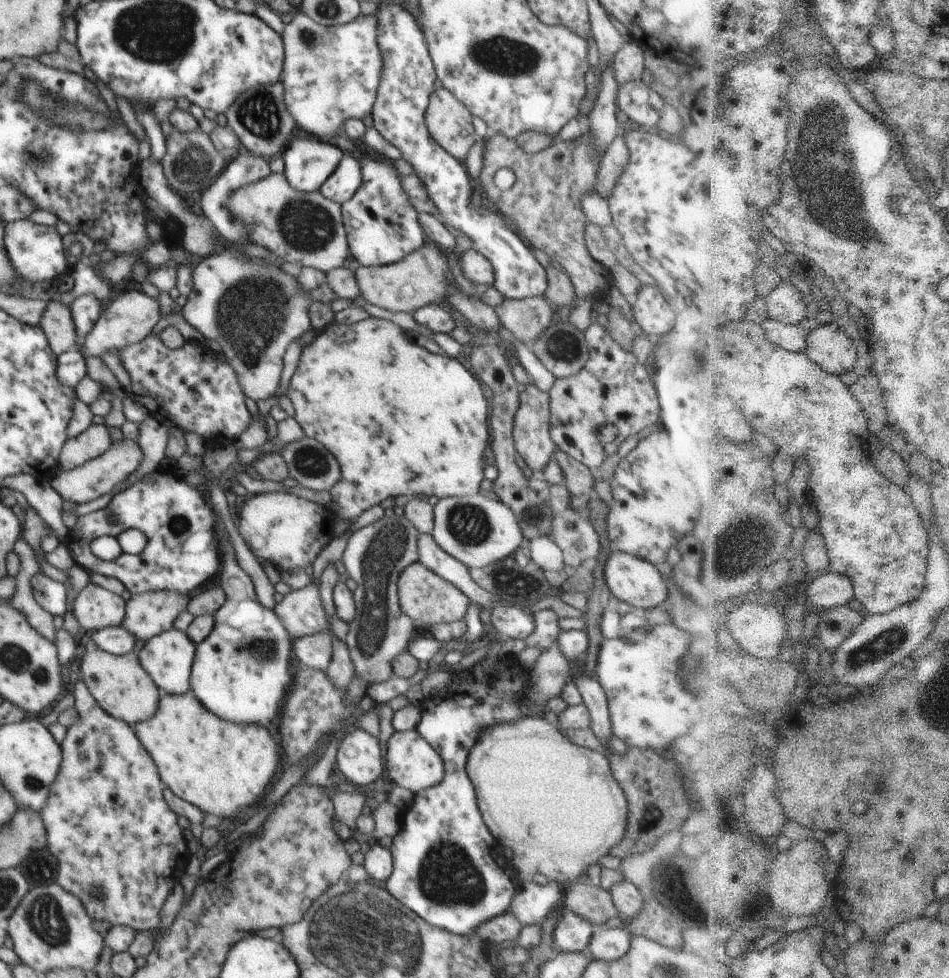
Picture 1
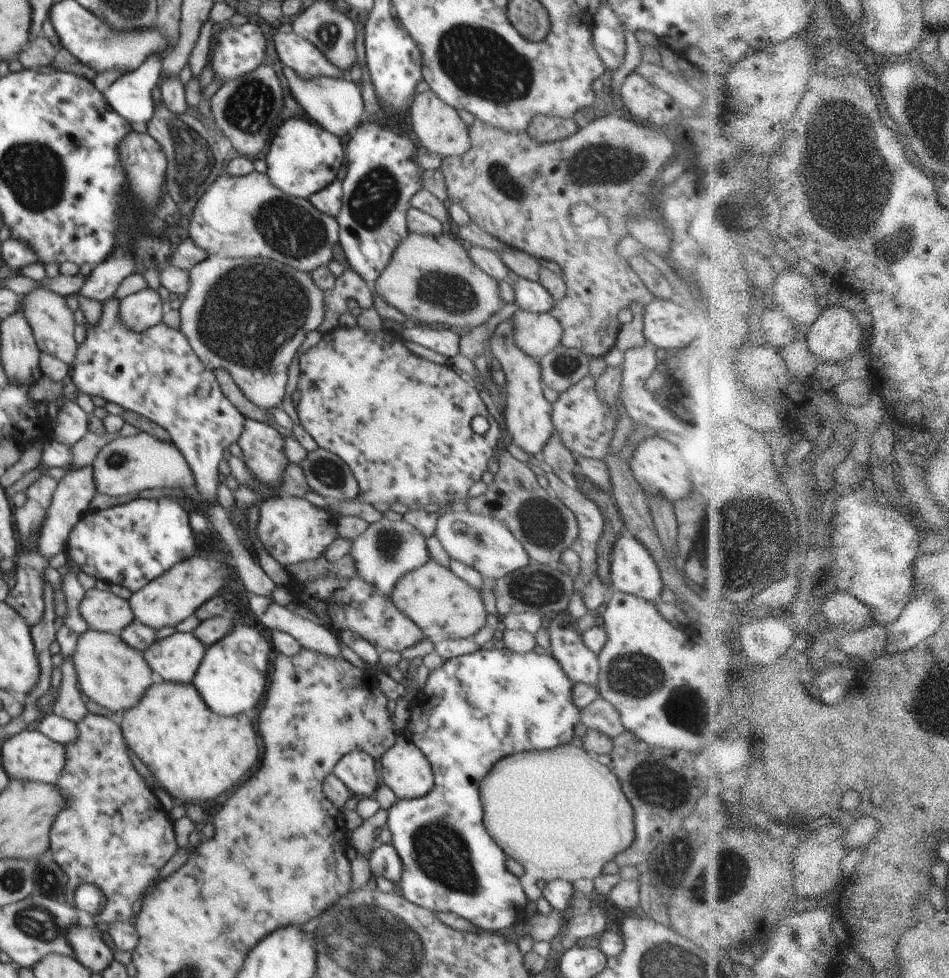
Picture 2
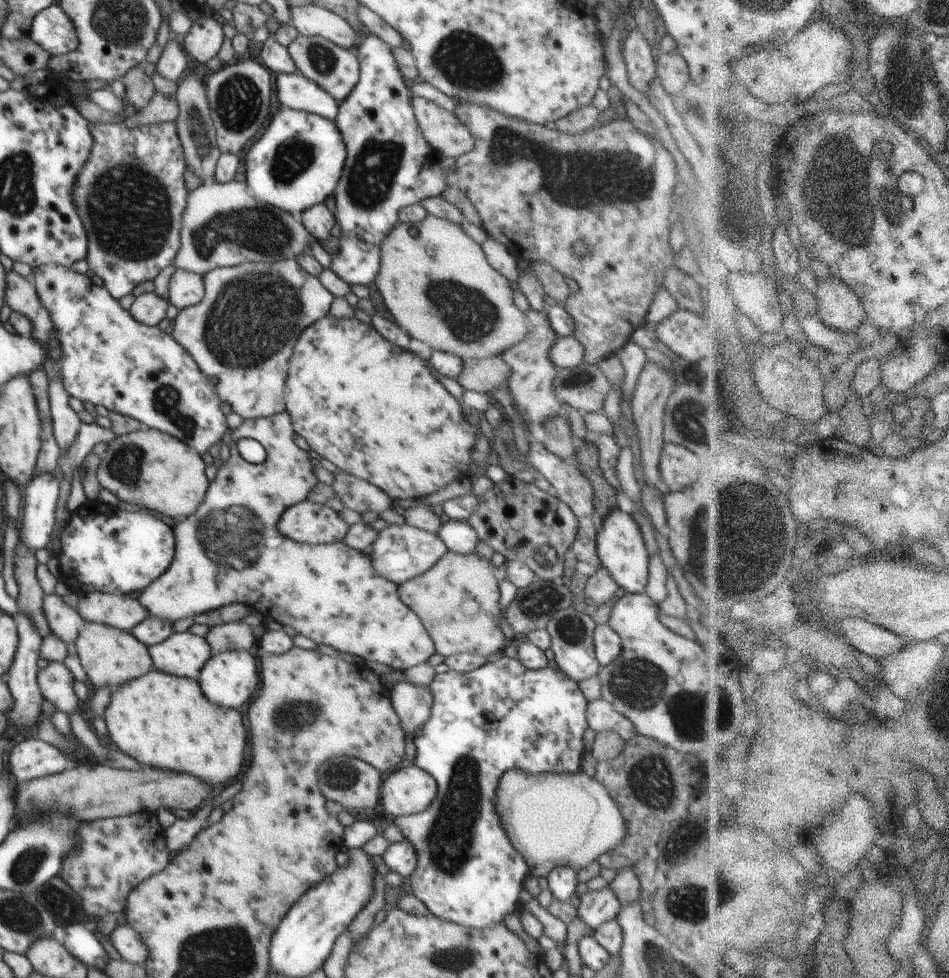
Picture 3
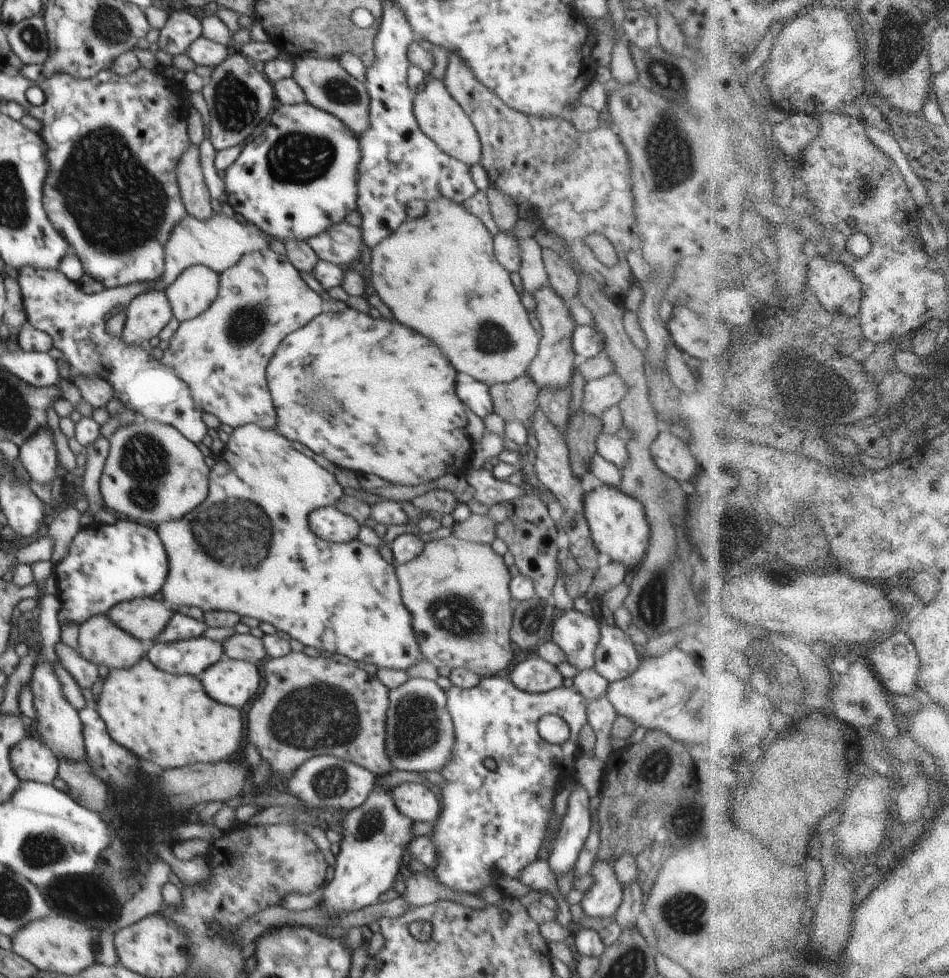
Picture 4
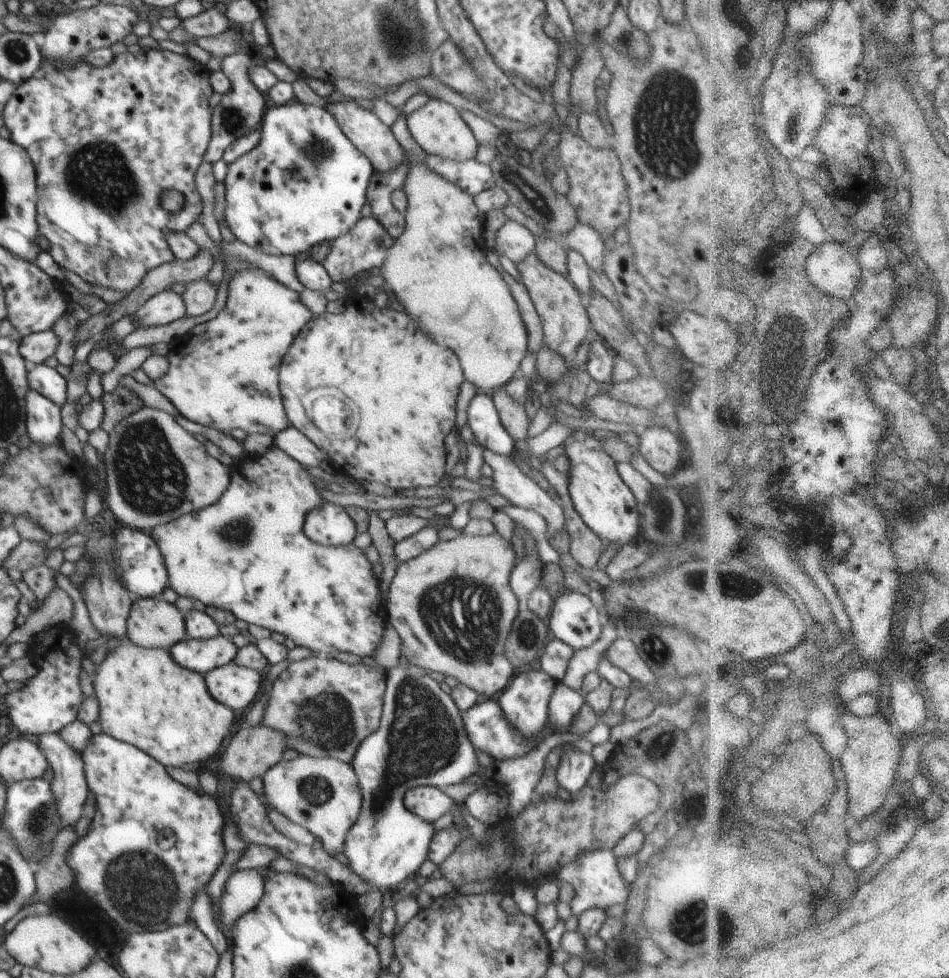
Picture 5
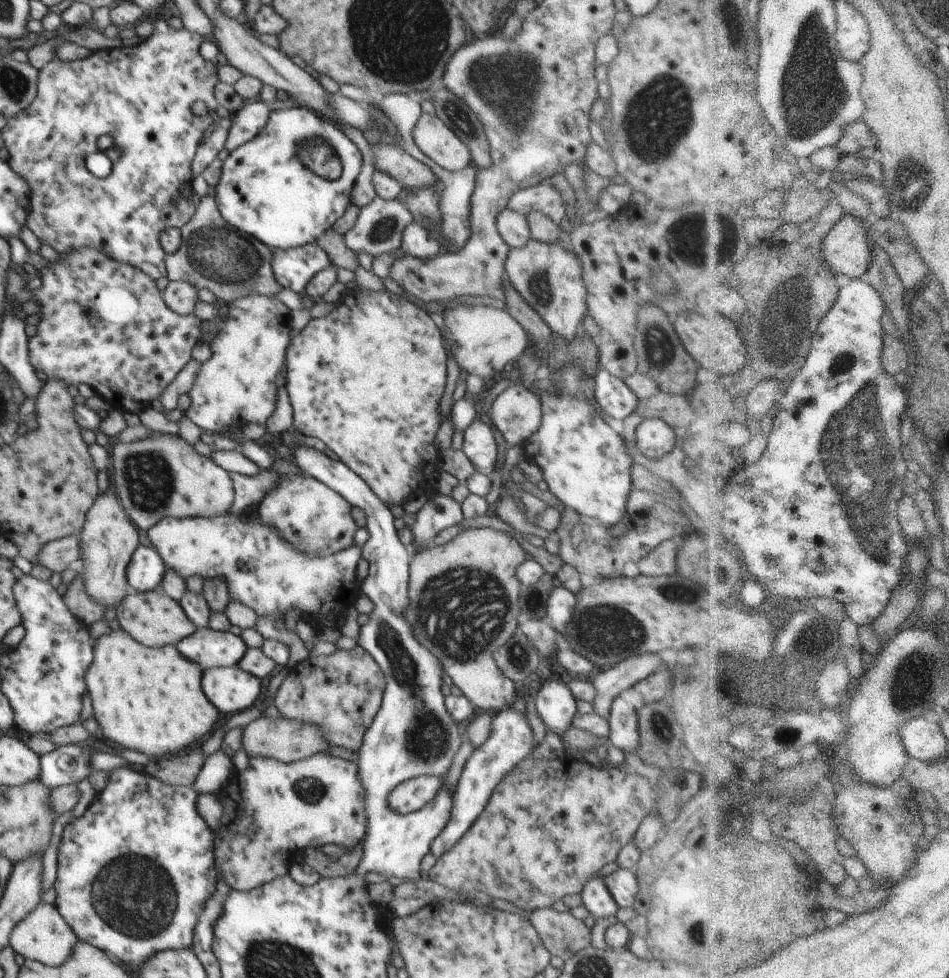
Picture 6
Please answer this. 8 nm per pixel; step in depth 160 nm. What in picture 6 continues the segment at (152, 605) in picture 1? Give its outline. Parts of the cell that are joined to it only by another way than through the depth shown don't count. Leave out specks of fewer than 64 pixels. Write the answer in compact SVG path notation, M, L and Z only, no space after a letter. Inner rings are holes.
M243 510L234 517L228 514L214 516L214 518L188 518L172 520L173 517L160 520L155 526L148 530L148 538L154 545L154 549L164 562L168 570L172 570L186 580L198 575L203 582L210 578L224 578L228 594L232 602L240 602L248 608L252 608L257 616L263 617L276 615L276 625L284 628L285 617L291 610L300 614L296 619L304 619L312 624L319 625L319 628L333 626L331 619L336 614L344 616L347 607L355 606L360 583L357 584L356 569L360 560L361 548L350 546L336 555L328 557L304 556L298 550L290 546L290 542L282 540L278 536L276 528L268 528L268 524L252 524L250 514Z

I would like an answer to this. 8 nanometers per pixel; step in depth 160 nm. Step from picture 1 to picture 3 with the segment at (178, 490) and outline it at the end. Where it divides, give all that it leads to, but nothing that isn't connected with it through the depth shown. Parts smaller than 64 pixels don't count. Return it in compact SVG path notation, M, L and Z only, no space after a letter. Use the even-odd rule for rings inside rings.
M106 504L92 510L90 506L82 505L71 514L61 532L61 553L53 563L58 578L80 597L91 592L129 595L130 592L142 592L148 588L172 564L175 542L168 524L162 522L160 516L146 510L140 508L138 512L120 512Z

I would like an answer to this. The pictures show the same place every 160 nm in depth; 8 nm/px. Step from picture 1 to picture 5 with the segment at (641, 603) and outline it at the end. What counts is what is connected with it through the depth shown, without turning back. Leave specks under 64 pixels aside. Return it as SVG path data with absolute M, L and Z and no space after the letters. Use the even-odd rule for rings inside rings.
M576 430L562 442L564 454L570 464L569 495L577 513L594 534L611 547L617 548L619 545L628 544L630 538L640 536L638 525L641 516L637 511L637 502L632 491L622 480L617 464L606 453L605 447L603 442L590 431L582 430Z

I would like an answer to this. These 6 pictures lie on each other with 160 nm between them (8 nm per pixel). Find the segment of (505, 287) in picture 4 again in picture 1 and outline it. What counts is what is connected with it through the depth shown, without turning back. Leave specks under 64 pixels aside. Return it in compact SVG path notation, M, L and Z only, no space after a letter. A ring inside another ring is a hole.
M426 240L415 251L403 256L402 260L384 267L362 267L355 272L359 289L365 300L392 312L413 314L419 308L433 305L449 298L453 276L448 266L446 252L439 246Z

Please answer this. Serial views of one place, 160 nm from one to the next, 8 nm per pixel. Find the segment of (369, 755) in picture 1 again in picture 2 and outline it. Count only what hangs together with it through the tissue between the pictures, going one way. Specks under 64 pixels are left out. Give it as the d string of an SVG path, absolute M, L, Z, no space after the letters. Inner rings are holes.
M362 751L344 755L335 764L333 772L358 799L375 796L381 783L375 760Z

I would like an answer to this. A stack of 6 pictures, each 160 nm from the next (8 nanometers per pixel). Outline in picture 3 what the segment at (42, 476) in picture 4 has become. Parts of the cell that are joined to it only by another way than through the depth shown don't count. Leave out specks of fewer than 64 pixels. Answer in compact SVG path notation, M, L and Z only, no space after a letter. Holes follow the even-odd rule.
M38 473L32 478L25 492L24 508L21 511L22 528L20 528L20 540L35 554L39 548L45 548L52 538L53 524L57 520L56 509L59 500L59 480L52 473Z

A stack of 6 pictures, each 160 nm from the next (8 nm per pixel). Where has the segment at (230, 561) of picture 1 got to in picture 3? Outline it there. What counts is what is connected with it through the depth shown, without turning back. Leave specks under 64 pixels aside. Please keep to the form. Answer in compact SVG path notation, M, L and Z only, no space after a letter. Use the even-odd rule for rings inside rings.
M62 265L38 267L32 271L30 279L32 279L32 282L36 287L40 304L49 312L53 330L56 330L58 342L62 351L61 359L59 360L59 370L63 380L63 387L70 396L74 396L74 398L78 398L78 400L81 400L82 402L92 402L92 404L96 406L101 404L108 410L131 416L138 420L138 422L141 422L145 428L158 429L159 431L173 434L175 437L183 440L188 447L193 448L200 456L207 452L214 444L219 445L222 442L222 436L224 436L226 432L232 432L226 425L226 416L222 413L222 410L220 410L221 400L219 399L213 384L202 374L202 371L198 368L198 365L194 362L190 353L186 352L186 349L183 349L171 334L160 331L157 326L147 327L137 320L134 320L134 317L129 311L123 310L119 302L110 296L110 293L105 287L99 287L92 283L91 278L88 277L88 275L80 274L72 267L65 267ZM226 651L213 654L202 667L198 677L198 684L201 686L203 695L218 706L242 710L250 700L252 694L258 688L258 666L256 666L258 651Z

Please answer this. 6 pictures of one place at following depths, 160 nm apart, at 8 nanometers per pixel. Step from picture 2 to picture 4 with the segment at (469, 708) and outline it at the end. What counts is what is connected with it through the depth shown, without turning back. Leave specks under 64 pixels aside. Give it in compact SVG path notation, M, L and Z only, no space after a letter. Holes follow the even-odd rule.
M500 674L495 677L481 679L480 683L471 689L461 689L452 686L450 690L446 691L446 696L447 709L449 710L454 727L453 737L455 738L455 745L453 754L451 755L453 759L449 761L447 766L440 772L440 774L446 778L446 786L442 789L444 806L441 807L441 813L437 817L437 820L432 823L434 828L432 834L429 836L433 838L436 845L435 851L437 852L435 855L437 860L435 862L437 862L438 865L433 869L433 875L438 879L438 882L441 882L443 885L449 886L454 890L475 895L480 888L491 885L494 870L499 870L506 876L517 878L523 868L531 865L538 858L538 850L544 838L546 822L548 822L552 808L552 794L554 790L558 790L558 786L564 782L566 776L574 772L575 762L577 761L577 756L580 754L577 739L578 733L587 723L587 700L585 700L581 694L578 694L578 691L574 688L566 688L564 685L542 694L527 693L518 690L512 684L508 674L504 674L504 676ZM544 715L556 715L566 721L566 724L569 726L568 740L565 740L562 744L550 744L538 734L538 720Z

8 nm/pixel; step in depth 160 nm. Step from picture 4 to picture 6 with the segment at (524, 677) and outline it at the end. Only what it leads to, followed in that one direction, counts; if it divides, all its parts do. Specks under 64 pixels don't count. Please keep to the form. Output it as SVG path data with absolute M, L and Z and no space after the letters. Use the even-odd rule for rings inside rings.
M512 706L510 710L504 710L500 714L492 714L492 732L490 738L476 749L472 756L464 764L462 776L455 789L454 799L452 802L452 817L444 830L434 838L431 845L431 852L440 859L443 855L451 850L458 840L466 834L466 830L472 826L472 822L480 816L480 812L486 808L488 798L494 792L494 786L502 780L500 776L506 776L511 768L520 764L522 760L532 755L534 746L534 734L529 723L527 711L522 706Z

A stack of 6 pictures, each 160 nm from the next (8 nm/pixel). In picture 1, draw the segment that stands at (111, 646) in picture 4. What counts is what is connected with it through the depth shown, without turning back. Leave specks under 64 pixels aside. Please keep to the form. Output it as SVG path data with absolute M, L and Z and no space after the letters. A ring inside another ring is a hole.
M93 645L80 653L82 680L98 704L114 718L134 726L150 718L157 709L162 693L152 677L142 668L139 657L133 652L113 655Z

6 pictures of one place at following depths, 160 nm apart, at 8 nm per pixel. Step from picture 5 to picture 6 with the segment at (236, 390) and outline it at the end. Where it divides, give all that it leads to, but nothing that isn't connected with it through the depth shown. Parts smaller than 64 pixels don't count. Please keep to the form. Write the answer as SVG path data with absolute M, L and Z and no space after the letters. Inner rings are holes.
M256 294L236 298L228 305L228 317L214 340L212 356L202 362L188 396L191 404L186 416L208 432L232 434L229 427L242 428L250 422L266 424L276 410L277 382L293 329L292 312L273 297Z

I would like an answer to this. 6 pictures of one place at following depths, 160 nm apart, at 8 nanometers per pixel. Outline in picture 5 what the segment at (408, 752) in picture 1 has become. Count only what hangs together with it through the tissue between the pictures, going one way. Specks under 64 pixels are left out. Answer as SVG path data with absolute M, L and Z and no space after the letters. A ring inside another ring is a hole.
M427 785L409 789L403 803L408 810L433 823L452 809L454 802L443 789Z

